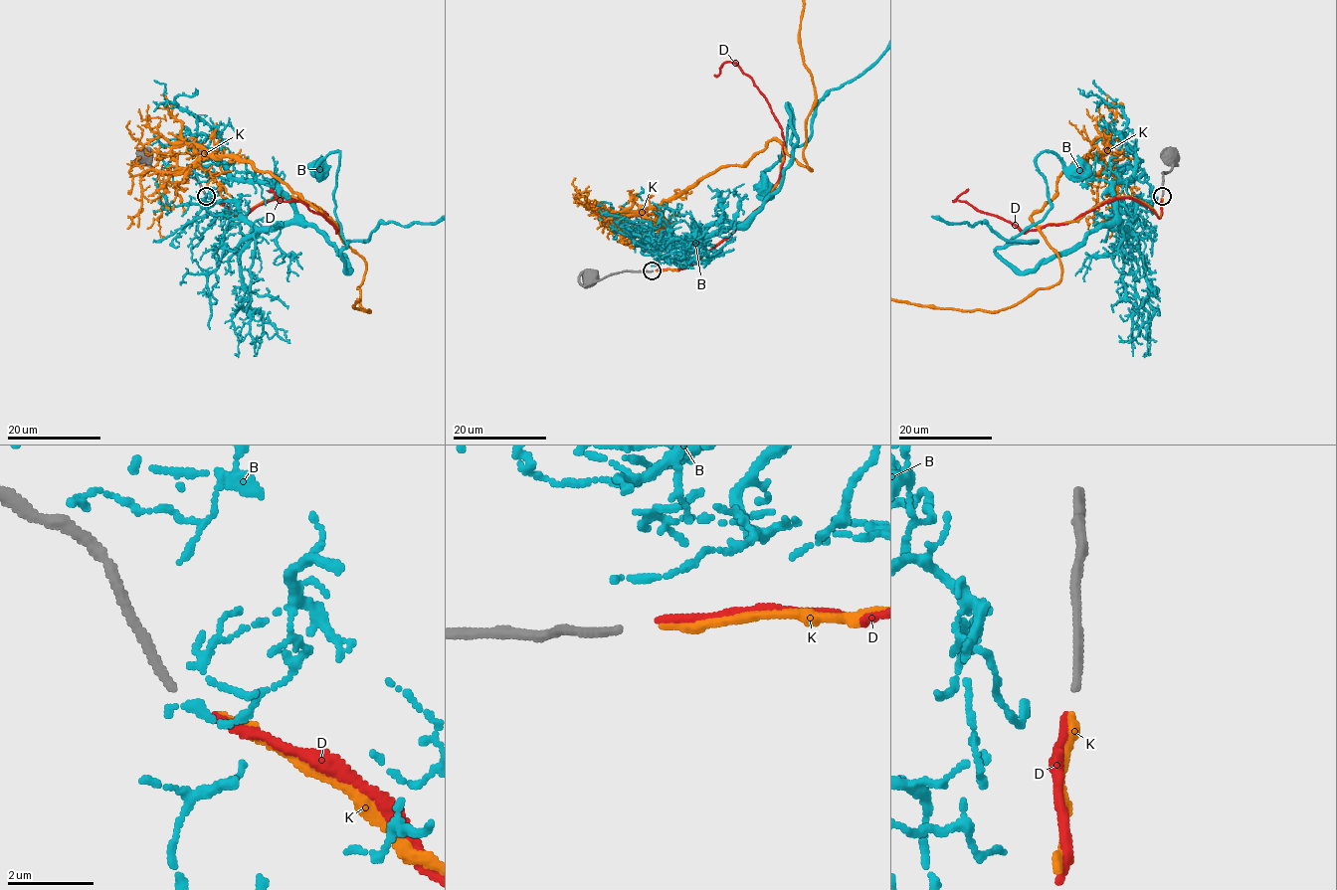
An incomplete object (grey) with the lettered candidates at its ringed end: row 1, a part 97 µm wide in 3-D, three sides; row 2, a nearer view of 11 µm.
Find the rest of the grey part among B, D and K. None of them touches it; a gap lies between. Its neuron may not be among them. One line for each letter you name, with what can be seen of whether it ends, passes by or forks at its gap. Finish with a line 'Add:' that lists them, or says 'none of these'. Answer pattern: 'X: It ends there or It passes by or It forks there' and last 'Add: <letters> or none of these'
K: It ends there
Add: K

